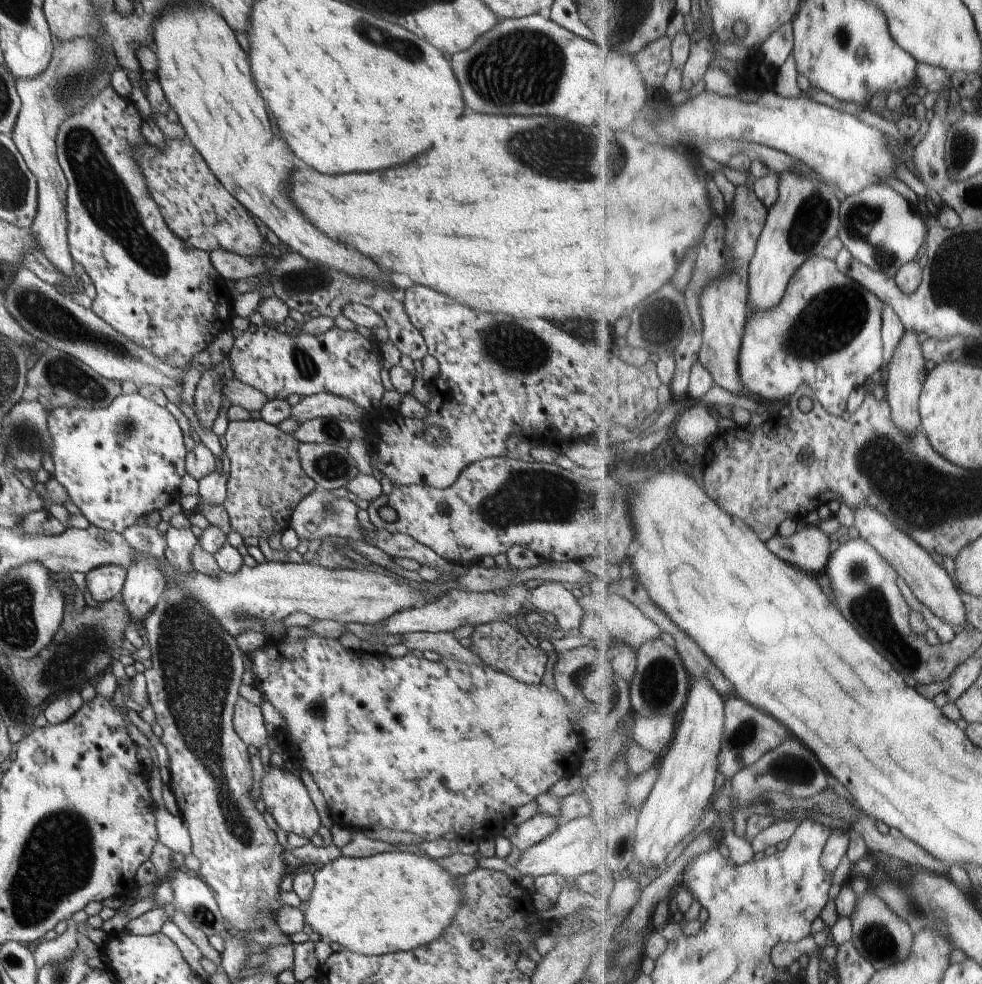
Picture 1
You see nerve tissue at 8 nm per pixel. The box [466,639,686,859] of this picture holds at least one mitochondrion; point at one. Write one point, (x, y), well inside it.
(657, 680)

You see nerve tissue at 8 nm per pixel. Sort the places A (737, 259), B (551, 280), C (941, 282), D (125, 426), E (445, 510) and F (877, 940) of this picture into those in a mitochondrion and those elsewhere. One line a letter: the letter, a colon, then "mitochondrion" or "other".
A: other
B: other
C: mitochondrion
D: mitochondrion
E: other
F: mitochondrion

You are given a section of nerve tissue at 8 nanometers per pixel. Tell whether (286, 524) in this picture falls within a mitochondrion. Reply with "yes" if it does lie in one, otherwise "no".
no

